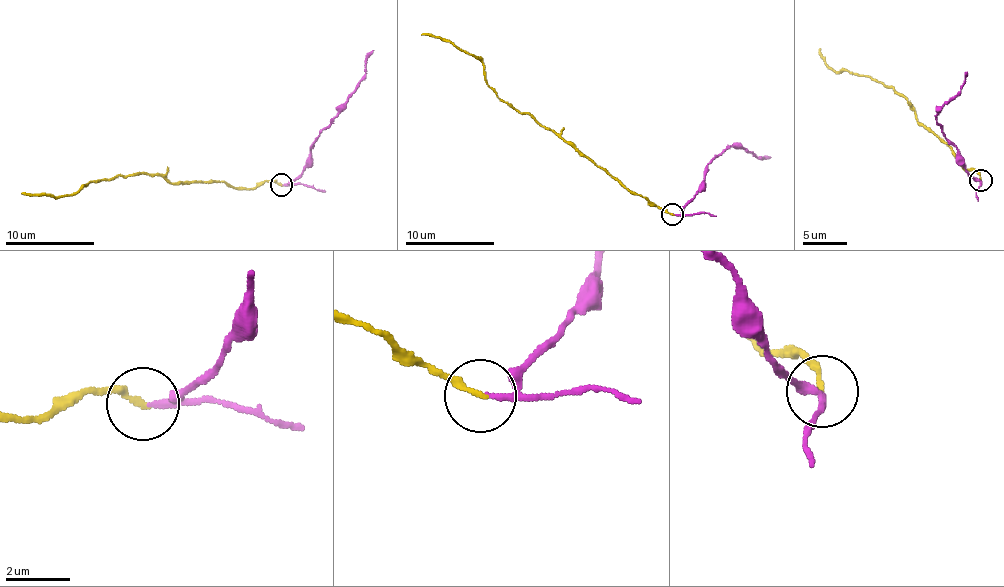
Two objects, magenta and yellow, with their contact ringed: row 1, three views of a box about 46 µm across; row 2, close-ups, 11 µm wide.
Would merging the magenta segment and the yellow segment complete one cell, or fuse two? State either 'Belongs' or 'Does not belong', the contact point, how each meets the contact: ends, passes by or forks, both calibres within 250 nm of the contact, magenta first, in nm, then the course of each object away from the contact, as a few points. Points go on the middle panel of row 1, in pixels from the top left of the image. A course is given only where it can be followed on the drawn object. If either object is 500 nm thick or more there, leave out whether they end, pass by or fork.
Does not belong. Place: (672, 214). At the ring magenta passes by. At the ring yellow ends. Thickness 130 nm (magenta) against 180 nm. Course of magenta: (674, 215), (678, 215), (694, 194), (704, 177), (704, 168), (723, 150), (735, 144), (758, 157), (770, 157). Course of yellow: (671, 215), (629, 192), (555, 131), (498, 97), (487, 83), (483, 63), (474, 56), (447, 40), (421, 35)

